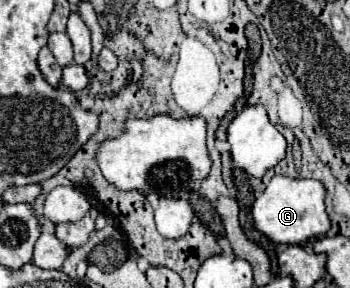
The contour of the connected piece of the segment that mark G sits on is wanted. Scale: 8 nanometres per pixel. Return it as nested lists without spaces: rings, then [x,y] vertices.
[[[275,175],[253,203],[255,229],[267,235],[271,241],[287,245],[305,243],[309,237],[325,235],[331,229],[331,221],[325,211],[325,195],[327,189],[317,179],[293,179]]]

